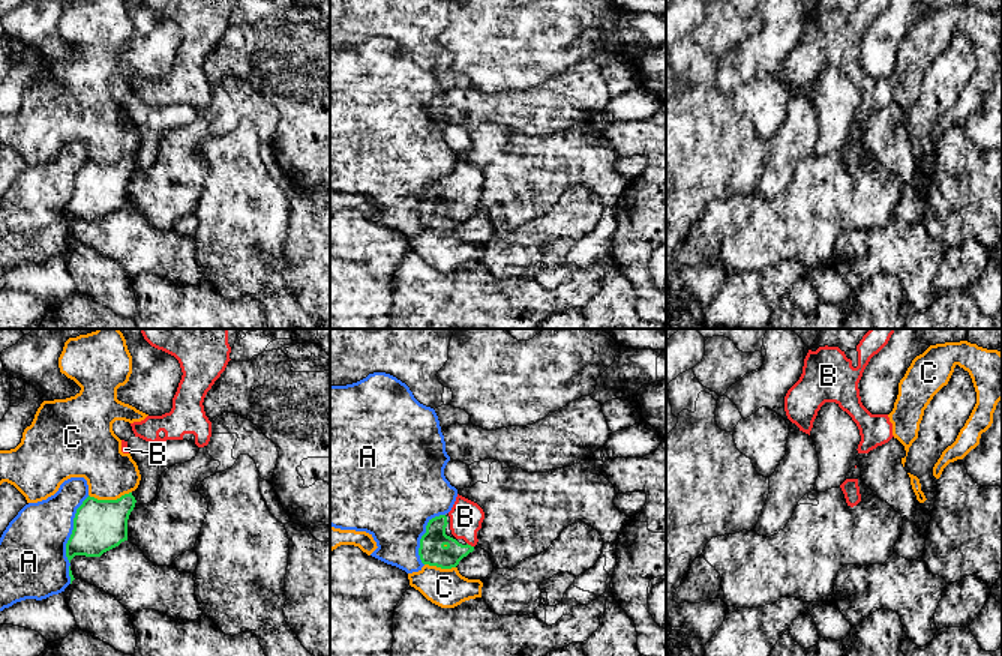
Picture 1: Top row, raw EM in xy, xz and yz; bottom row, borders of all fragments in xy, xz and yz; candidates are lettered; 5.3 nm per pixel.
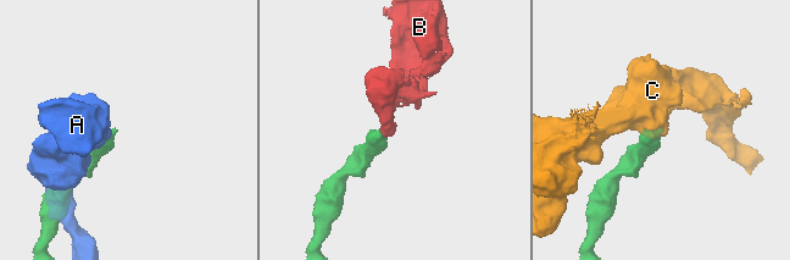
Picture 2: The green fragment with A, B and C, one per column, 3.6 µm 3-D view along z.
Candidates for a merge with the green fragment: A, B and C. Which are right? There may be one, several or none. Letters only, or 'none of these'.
B

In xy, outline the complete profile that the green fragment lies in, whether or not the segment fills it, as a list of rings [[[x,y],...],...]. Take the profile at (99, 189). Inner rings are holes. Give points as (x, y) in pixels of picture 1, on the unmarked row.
[[[132,156],[117,164],[87,161],[76,173],[74,194],[66,207],[66,221],[100,221],[128,204],[128,183],[135,171]]]

